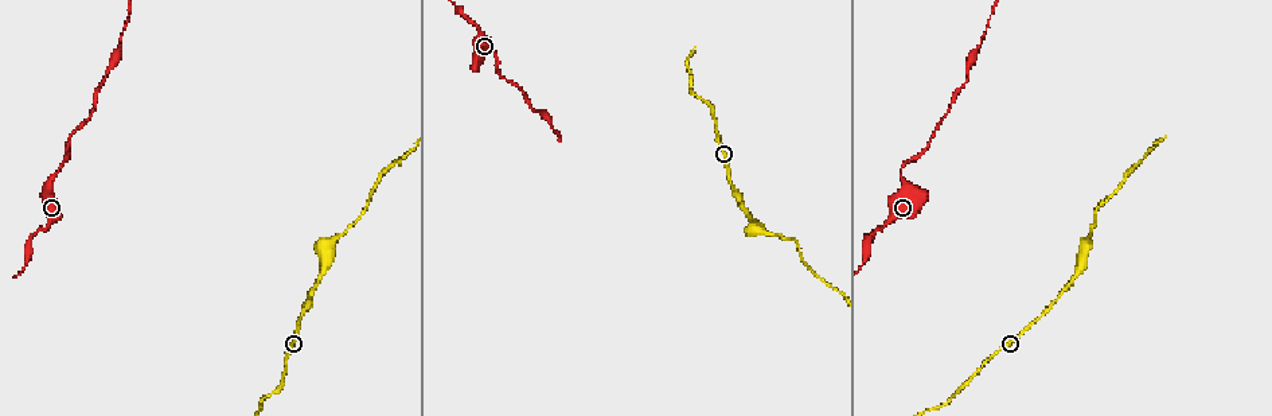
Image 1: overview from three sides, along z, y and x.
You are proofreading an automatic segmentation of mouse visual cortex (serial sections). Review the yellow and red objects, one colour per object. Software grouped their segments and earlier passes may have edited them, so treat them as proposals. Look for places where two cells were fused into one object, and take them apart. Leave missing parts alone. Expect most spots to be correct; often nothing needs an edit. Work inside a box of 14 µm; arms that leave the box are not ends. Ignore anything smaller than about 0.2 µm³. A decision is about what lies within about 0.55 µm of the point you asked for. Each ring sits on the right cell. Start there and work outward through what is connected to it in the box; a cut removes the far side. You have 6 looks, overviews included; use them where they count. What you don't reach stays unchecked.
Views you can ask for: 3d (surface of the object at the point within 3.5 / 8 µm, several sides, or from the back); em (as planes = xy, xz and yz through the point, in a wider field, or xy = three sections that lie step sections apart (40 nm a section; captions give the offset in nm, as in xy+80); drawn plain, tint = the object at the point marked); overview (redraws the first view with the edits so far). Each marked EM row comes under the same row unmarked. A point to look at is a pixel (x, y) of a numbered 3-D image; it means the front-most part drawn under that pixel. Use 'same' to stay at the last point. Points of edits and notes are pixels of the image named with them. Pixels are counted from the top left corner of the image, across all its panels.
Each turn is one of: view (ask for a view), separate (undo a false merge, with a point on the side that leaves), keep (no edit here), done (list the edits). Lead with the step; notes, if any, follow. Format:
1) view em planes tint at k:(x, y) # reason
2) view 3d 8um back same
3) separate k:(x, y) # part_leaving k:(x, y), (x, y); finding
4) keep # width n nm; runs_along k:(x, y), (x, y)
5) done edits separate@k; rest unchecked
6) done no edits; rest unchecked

view 3d 3.5um at 1:(338, 236) # thick turns thin

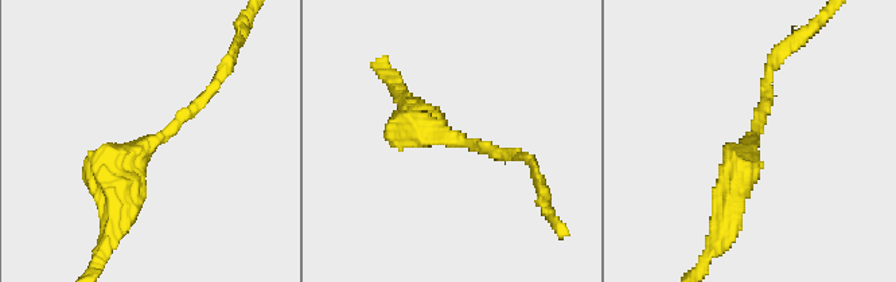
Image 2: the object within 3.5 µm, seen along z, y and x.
view em planes tint at 2:(451, 137) # arm_widths 150, 400 nm; now the EM

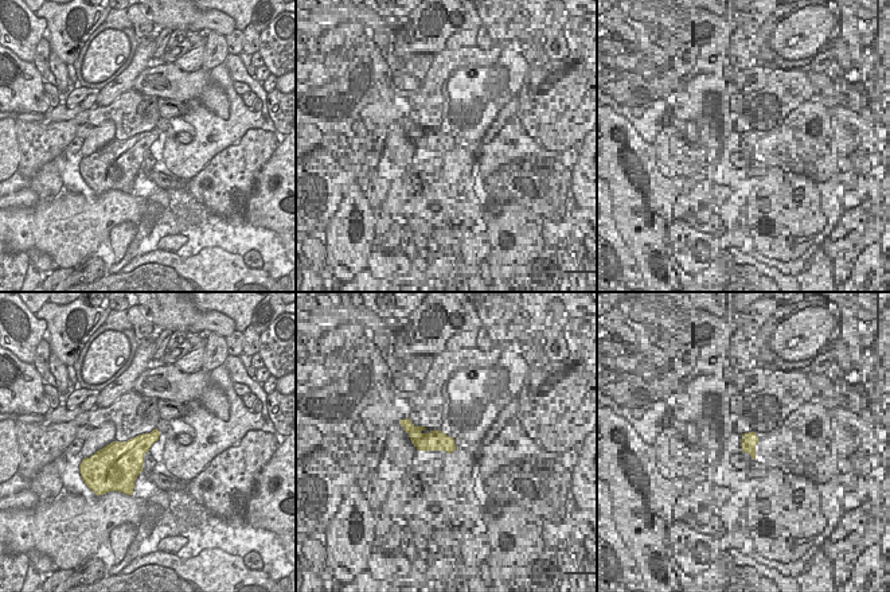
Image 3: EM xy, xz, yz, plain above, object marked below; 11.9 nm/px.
view em xy step 3 tint same

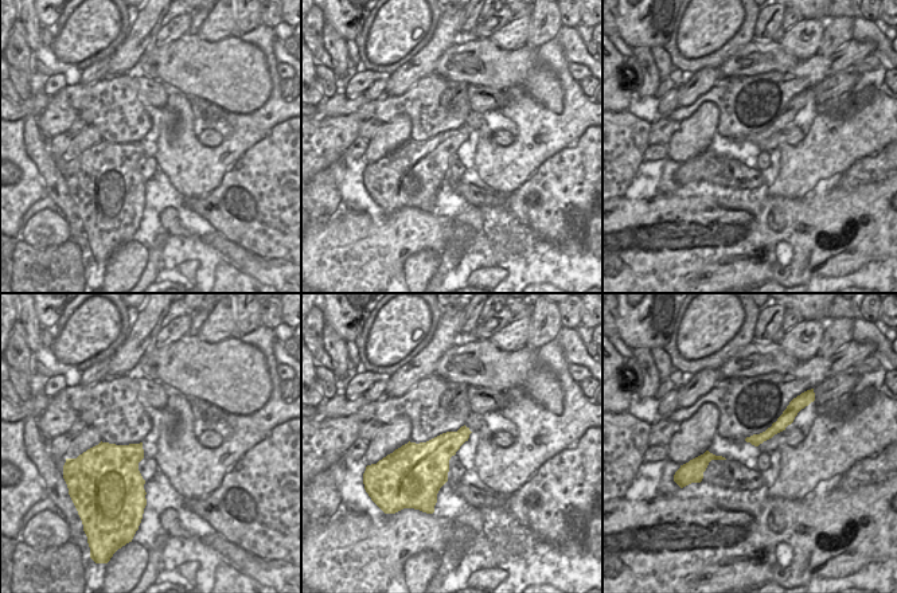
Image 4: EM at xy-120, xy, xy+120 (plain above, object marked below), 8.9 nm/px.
keep # one cell here

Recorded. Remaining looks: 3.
view 3d 3.5um at 1:(900, 175) # sudden change in width

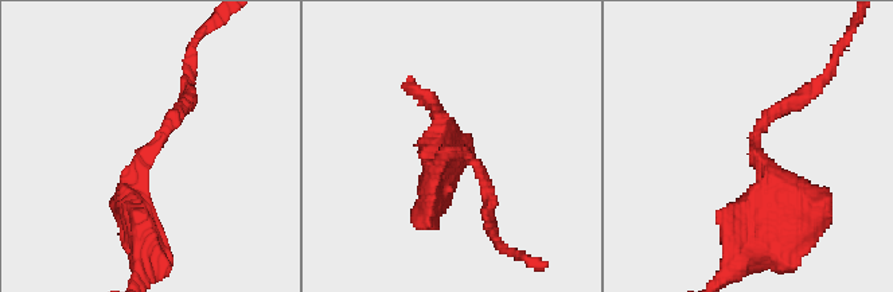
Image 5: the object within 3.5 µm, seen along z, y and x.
view em xy step 3 tint at 5:(448, 150) # need the tissue

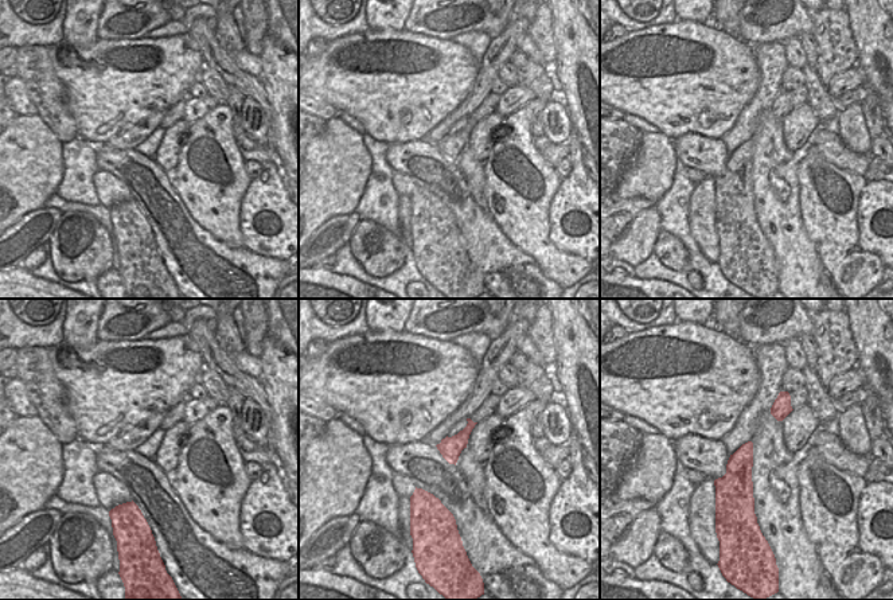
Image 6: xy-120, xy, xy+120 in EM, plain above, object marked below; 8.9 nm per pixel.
keep # arm_widths 150, 400 nm; runs_along 5:(143, 236), (135, 170), (188, 100); continuous, no second cell

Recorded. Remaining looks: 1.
done no edits; rest unchecked

